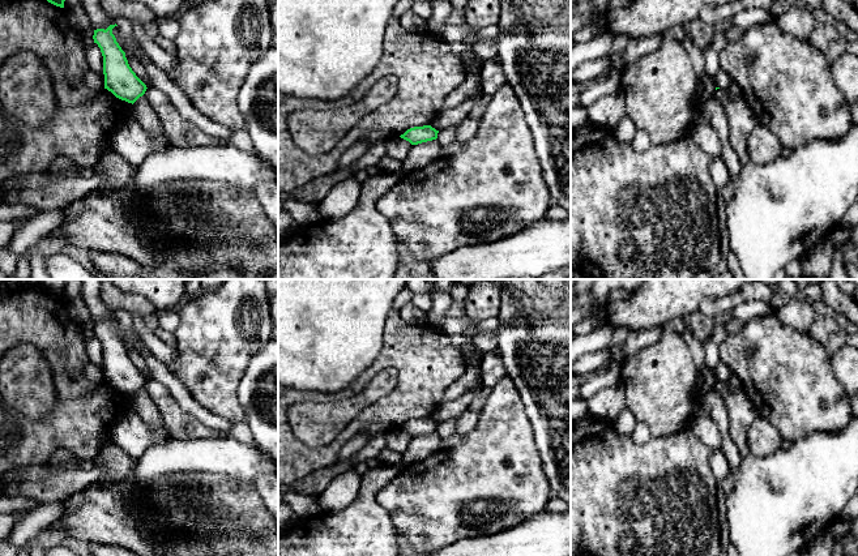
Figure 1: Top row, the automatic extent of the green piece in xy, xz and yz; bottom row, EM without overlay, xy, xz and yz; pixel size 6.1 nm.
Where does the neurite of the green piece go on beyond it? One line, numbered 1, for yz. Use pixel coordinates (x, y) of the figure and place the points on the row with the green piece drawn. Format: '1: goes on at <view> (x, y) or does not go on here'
1: does not go on here

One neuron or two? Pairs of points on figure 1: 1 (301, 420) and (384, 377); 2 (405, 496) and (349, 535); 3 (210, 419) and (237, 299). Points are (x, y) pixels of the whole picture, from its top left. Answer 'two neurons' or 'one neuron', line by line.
1: one neuron
2: two neurons
3: two neurons

